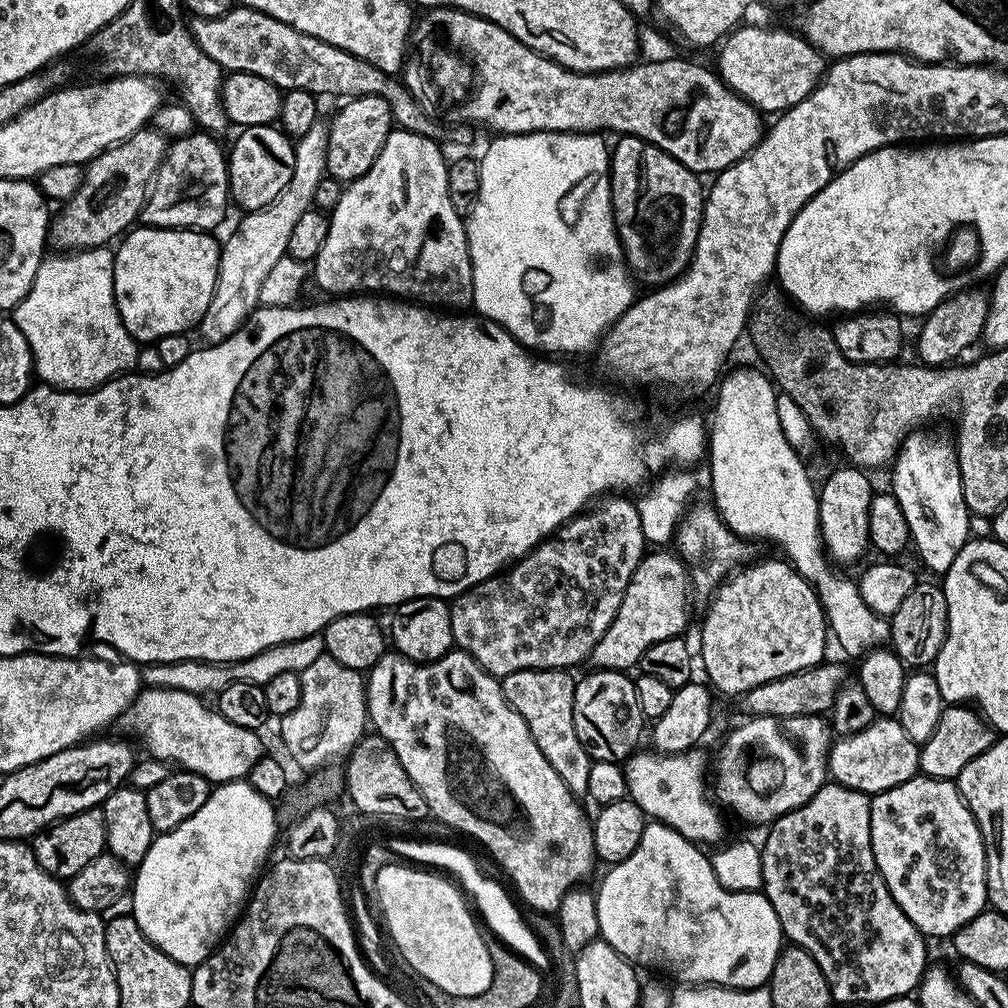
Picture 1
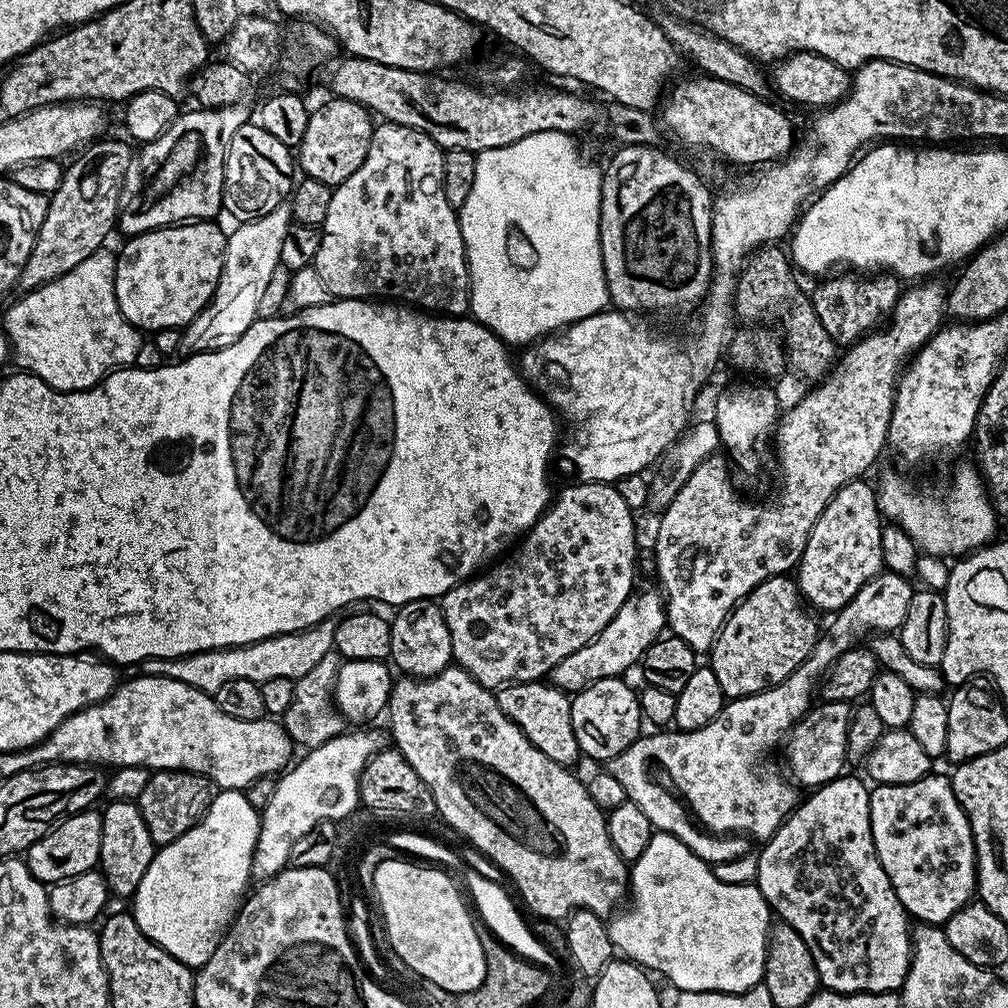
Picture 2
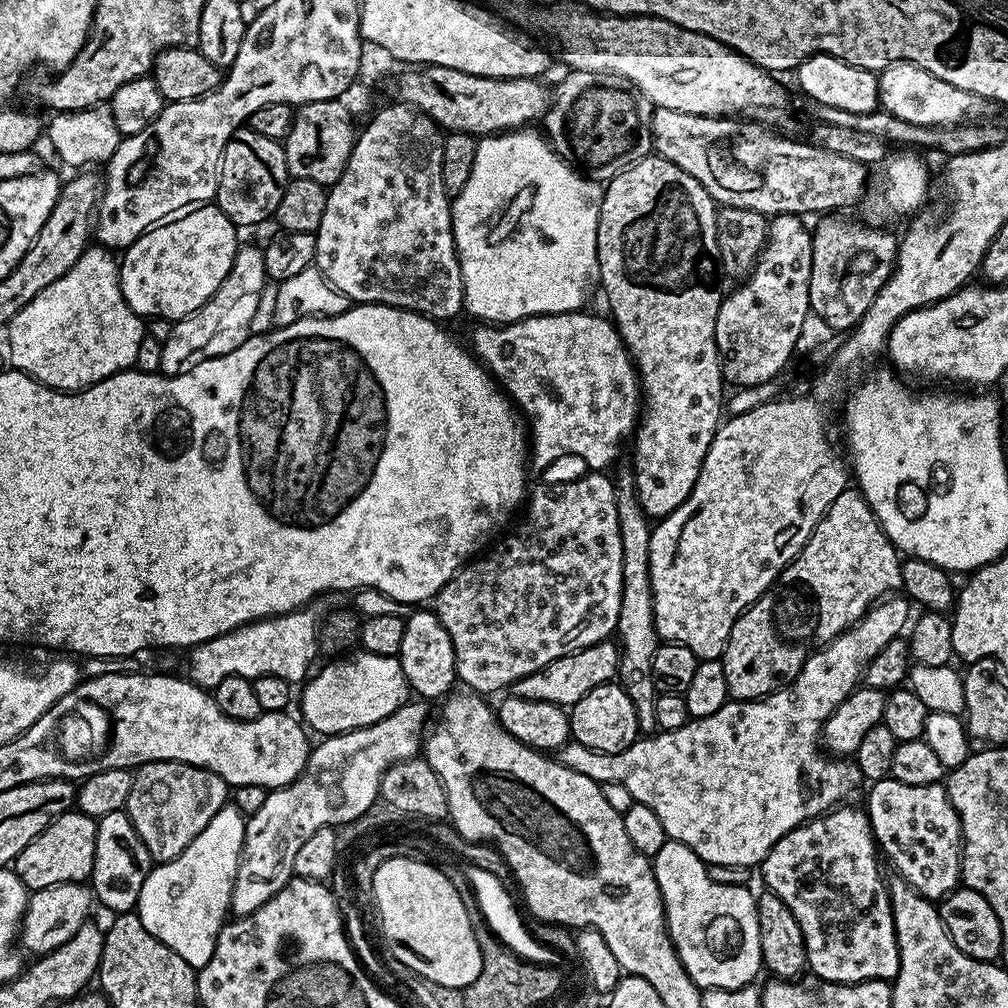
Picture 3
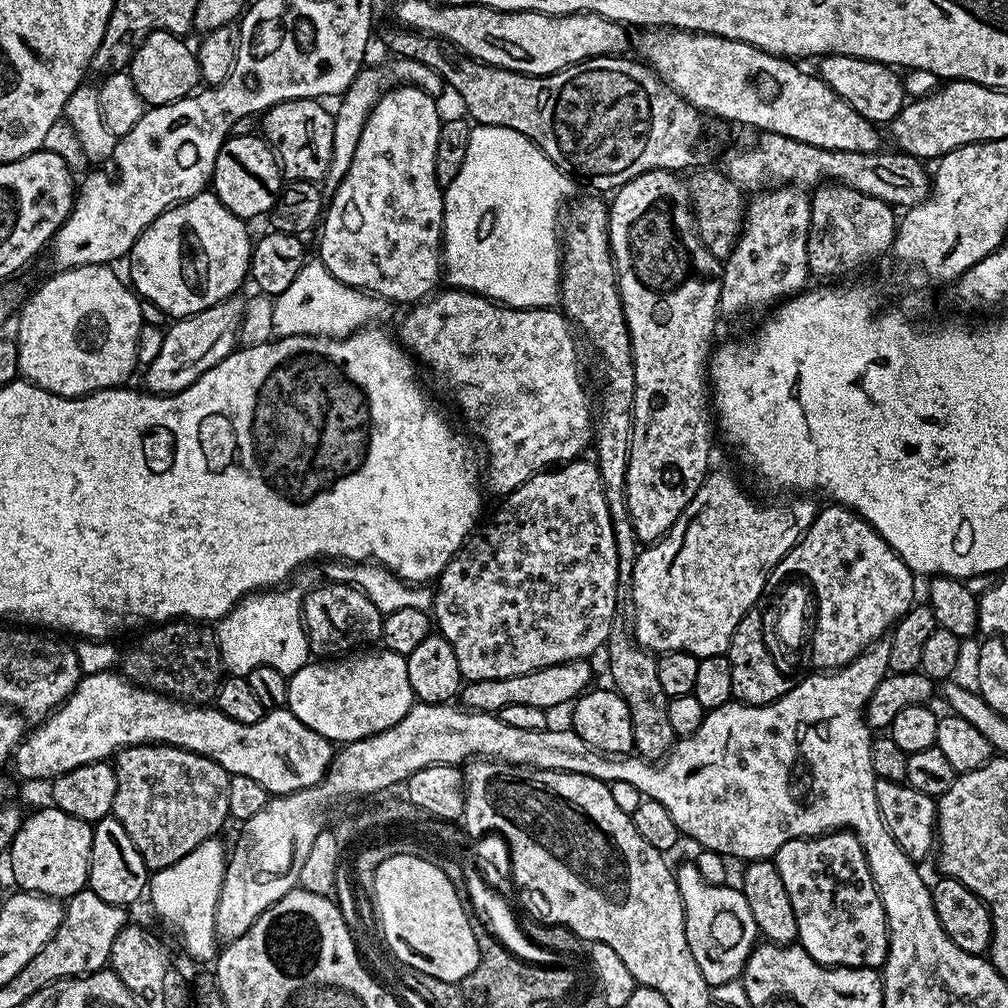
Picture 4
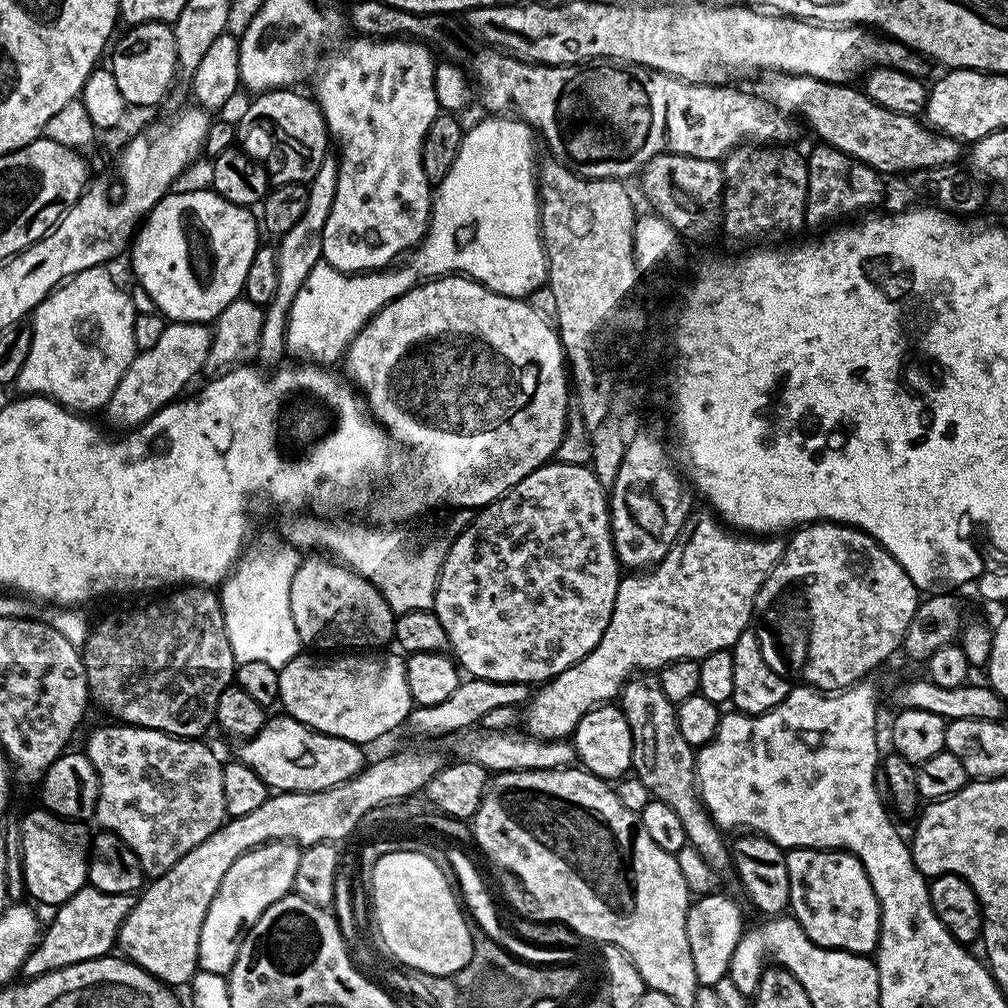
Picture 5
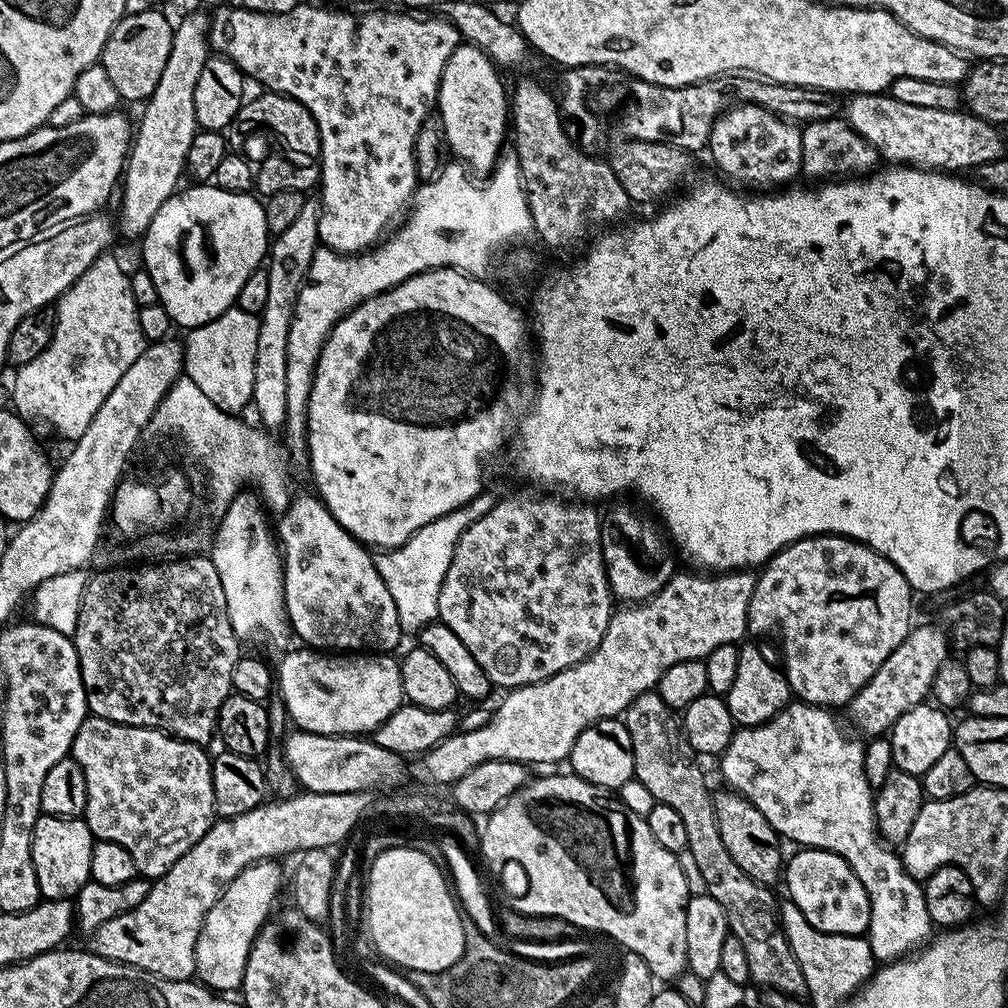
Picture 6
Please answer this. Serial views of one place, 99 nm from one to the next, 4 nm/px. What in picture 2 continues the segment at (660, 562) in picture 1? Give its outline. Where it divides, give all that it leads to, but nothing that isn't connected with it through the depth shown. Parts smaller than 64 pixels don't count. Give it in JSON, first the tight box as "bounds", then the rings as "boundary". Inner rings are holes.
{"bounds":[550,587,666,694],"boundary":[[[655,587],[645,592],[637,591],[628,597],[626,603],[610,618],[610,622],[582,650],[574,650],[554,666],[550,683],[563,692],[575,694],[586,690],[594,682],[606,678],[620,678],[627,668],[632,668],[644,659],[644,651],[660,639],[666,628],[666,600]]]}

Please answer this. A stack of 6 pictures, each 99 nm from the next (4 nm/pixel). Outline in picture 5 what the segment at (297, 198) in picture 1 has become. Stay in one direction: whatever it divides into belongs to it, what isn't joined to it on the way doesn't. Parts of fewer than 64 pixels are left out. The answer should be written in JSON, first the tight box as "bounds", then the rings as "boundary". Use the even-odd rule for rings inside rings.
{"bounds":[106,322,212,430],"boundary":[[[172,322],[160,332],[160,337],[148,349],[137,351],[130,362],[122,382],[108,399],[106,413],[117,424],[117,429],[131,430],[142,424],[167,404],[173,403],[176,396],[208,363],[208,351],[212,345],[212,328],[208,324],[182,324]]]}

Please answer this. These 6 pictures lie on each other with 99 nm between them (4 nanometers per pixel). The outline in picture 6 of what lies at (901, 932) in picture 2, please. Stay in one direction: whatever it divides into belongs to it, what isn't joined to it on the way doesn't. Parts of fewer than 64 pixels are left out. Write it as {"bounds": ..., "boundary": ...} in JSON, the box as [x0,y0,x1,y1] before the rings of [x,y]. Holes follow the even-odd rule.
{"bounds":[782,847,870,936],"boundary":[[[801,847],[792,857],[787,857],[782,868],[782,884],[788,887],[787,899],[802,910],[806,922],[814,926],[814,930],[822,930],[826,934],[846,934],[847,936],[863,936],[870,926],[870,898],[866,894],[866,886],[858,882],[858,874],[838,854],[827,852],[821,848]]]}

